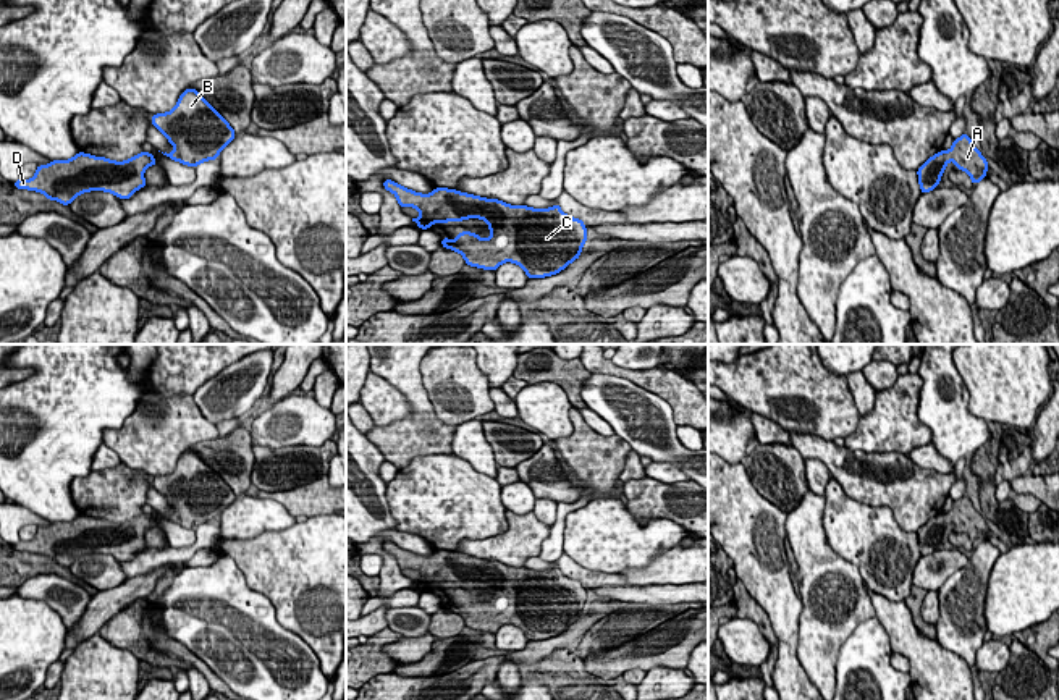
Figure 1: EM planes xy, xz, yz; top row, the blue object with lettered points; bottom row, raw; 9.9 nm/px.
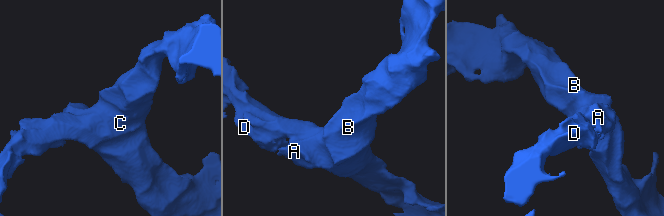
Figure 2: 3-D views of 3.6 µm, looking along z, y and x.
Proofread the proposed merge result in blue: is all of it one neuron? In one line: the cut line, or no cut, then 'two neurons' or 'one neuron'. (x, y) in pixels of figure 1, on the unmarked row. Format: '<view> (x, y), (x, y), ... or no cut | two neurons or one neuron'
no cut | one neuron

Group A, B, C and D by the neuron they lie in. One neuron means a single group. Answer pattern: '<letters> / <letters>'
A B C D

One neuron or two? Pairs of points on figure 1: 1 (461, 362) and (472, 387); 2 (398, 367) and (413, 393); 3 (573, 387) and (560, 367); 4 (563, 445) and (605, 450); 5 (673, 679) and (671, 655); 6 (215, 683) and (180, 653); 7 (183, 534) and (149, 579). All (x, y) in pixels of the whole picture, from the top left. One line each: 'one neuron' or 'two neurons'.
1: one neuron
2: one neuron
3: one neuron
4: one neuron
5: two neurons
6: one neuron
7: two neurons

